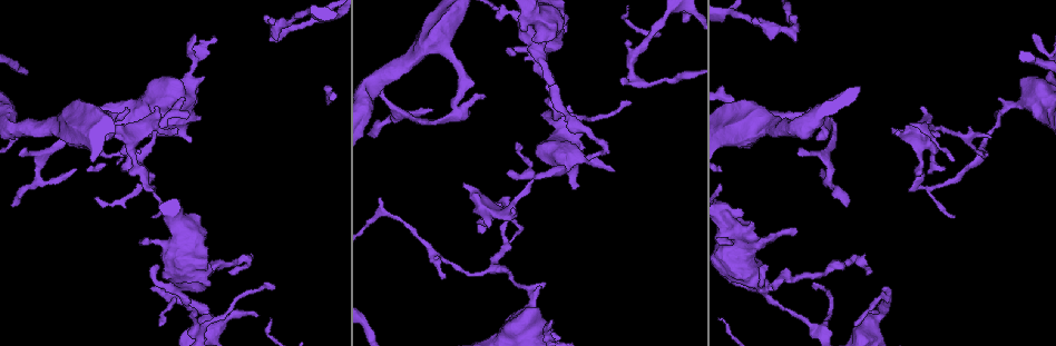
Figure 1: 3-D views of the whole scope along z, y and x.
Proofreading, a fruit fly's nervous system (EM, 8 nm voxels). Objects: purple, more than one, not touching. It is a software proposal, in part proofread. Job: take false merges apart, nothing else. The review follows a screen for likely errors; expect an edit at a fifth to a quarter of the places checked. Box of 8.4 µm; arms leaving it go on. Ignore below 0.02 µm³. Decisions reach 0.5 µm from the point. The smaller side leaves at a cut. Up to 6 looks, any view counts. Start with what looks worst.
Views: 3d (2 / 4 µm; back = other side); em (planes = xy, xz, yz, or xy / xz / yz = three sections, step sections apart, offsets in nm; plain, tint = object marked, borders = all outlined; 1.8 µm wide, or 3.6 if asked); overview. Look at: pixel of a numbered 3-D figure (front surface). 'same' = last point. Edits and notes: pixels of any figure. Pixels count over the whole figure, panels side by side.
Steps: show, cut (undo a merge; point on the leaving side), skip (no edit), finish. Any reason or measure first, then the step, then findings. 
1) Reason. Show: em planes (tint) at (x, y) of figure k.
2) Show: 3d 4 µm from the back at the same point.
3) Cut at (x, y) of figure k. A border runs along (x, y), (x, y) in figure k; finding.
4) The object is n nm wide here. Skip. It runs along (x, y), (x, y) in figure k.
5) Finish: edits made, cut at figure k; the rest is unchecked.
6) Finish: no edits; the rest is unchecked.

Arms part here. Show: em planes (tint) at (826, 119) of figure 1.

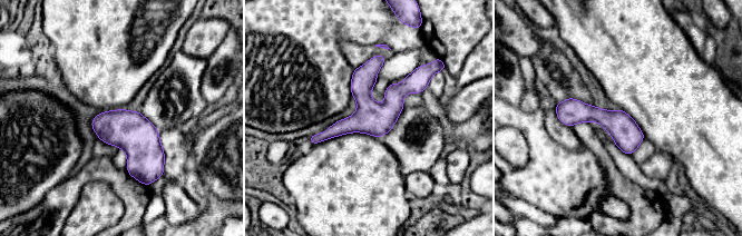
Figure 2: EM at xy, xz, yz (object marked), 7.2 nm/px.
The object is 220 nm wide here. Skip. One neuron here.

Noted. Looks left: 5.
Sharp bend. Show: 3d 2 µm at (917, 186) of figure 1.

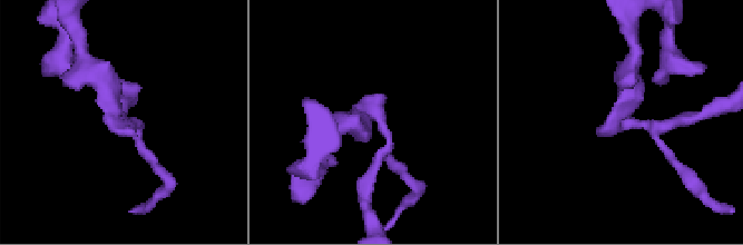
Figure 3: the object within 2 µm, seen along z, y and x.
Need the tissue. Show: em yz step 8 (tint) at (124, 128) of figure 3.

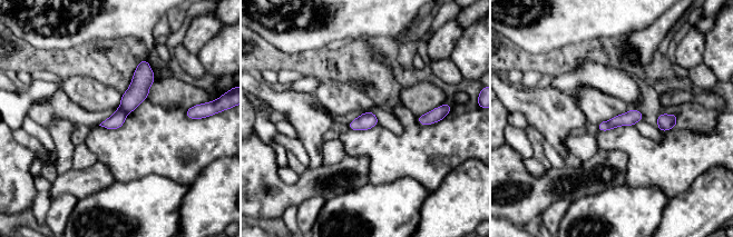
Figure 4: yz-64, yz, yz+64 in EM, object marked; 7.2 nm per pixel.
Cut at (137, 92) of figure 4. A border runs along (120, 107), (126, 111) in figure 4; two neurons meet here.

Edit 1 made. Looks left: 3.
Show: overview.

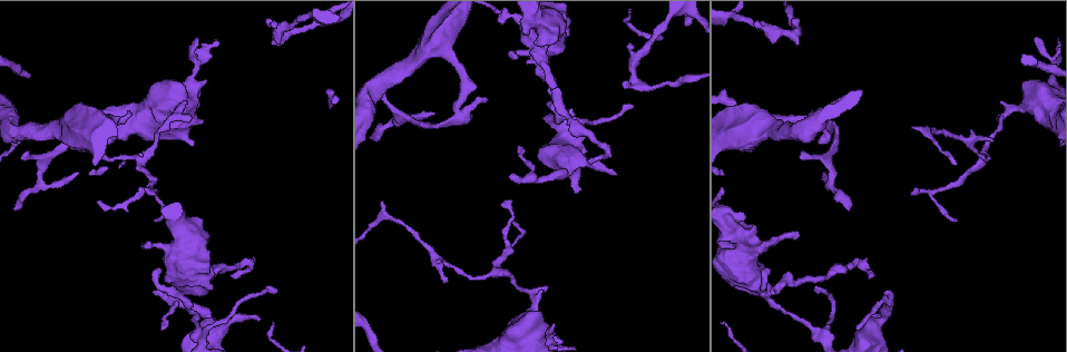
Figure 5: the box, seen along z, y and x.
Abrupt turn. Show: em 3.6 µm planes (tint) at (736, 241) of figure 5.

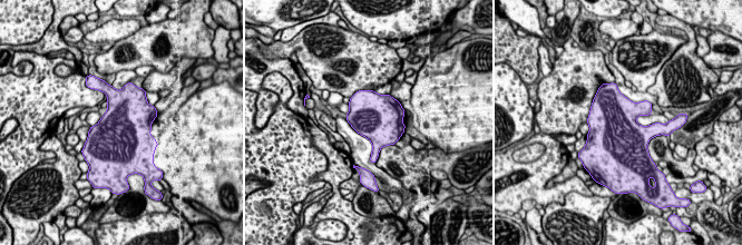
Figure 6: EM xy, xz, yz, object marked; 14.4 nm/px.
The object is 650 nm wide here. Skip. All the same neuron.

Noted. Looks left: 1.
Finish: edits made, cut at figure 4; the rest is unchecked.

